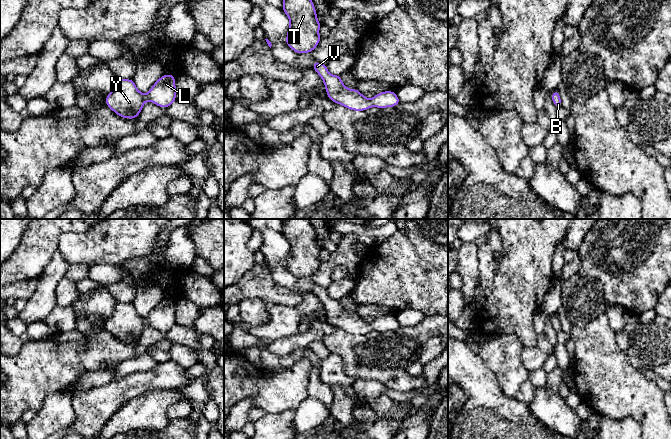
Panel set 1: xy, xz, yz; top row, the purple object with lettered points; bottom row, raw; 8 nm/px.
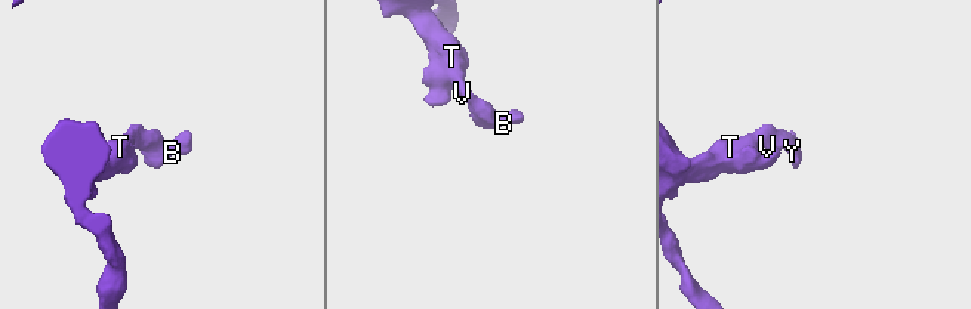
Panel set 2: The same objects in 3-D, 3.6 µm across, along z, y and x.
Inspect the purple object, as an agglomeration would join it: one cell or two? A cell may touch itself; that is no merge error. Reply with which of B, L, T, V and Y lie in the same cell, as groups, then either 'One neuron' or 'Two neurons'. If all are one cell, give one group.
Groups: B L T V Y. One neuron

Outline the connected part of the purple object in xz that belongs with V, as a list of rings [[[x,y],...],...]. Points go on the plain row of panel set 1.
[[[313,286],[312,292],[322,302],[328,322],[350,334],[366,335],[373,330],[383,333],[395,331],[400,327],[395,315],[380,316],[375,318],[373,323],[365,322],[357,313],[346,312],[340,299],[330,298],[326,288]]]

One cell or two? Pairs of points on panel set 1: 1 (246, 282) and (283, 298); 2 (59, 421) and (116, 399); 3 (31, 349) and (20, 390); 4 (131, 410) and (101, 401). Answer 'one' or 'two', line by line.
1: one
2: two
3: one
4: two

